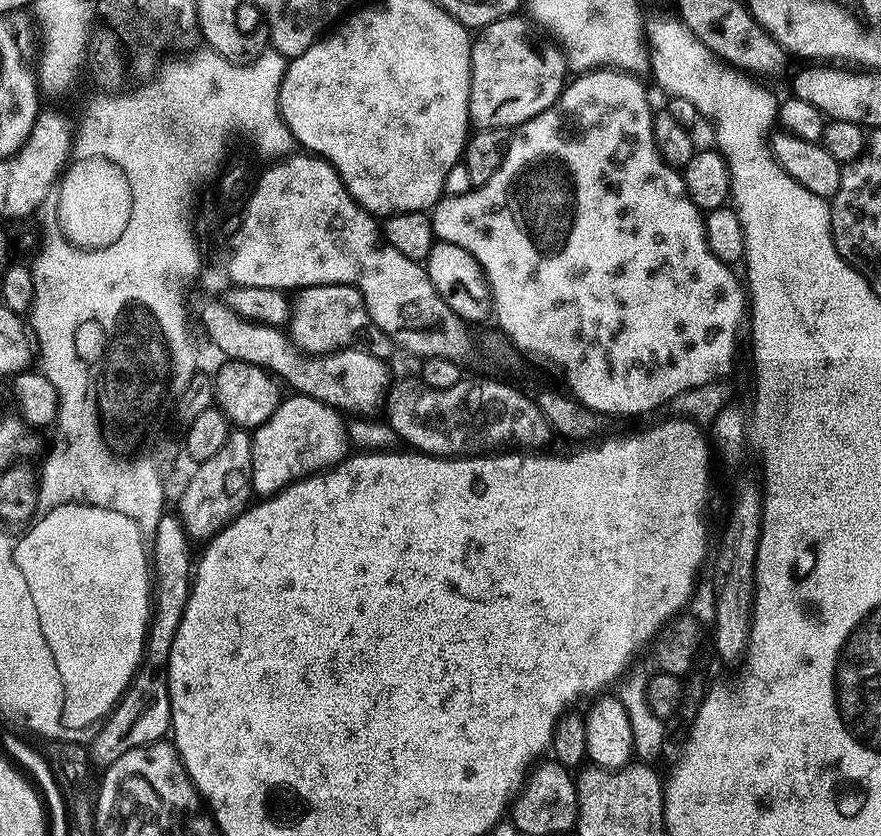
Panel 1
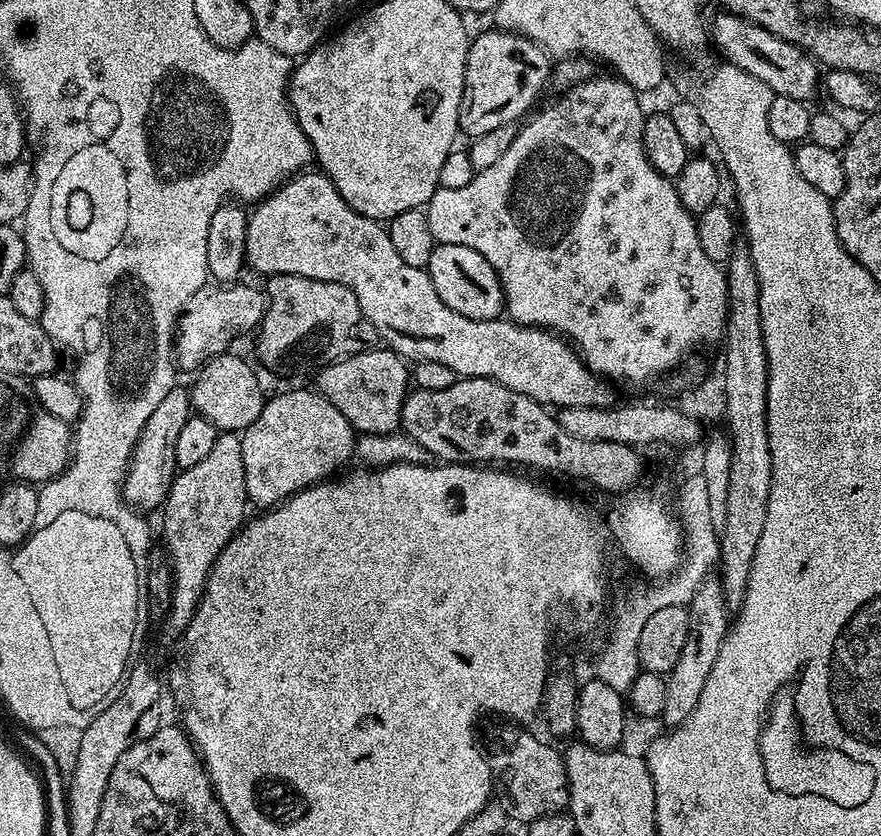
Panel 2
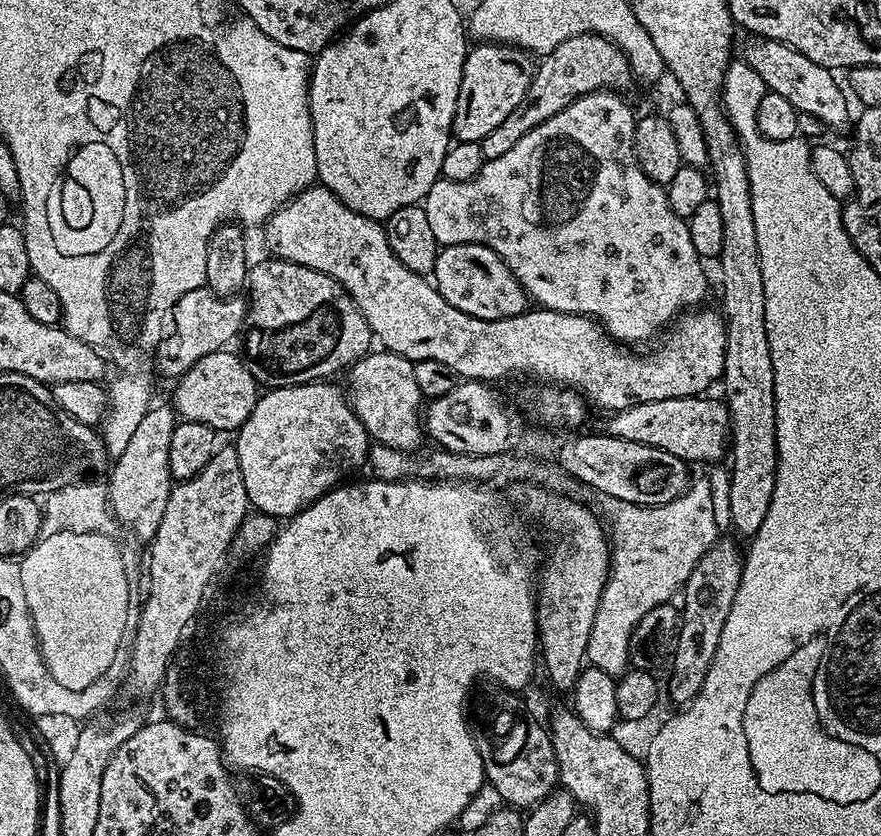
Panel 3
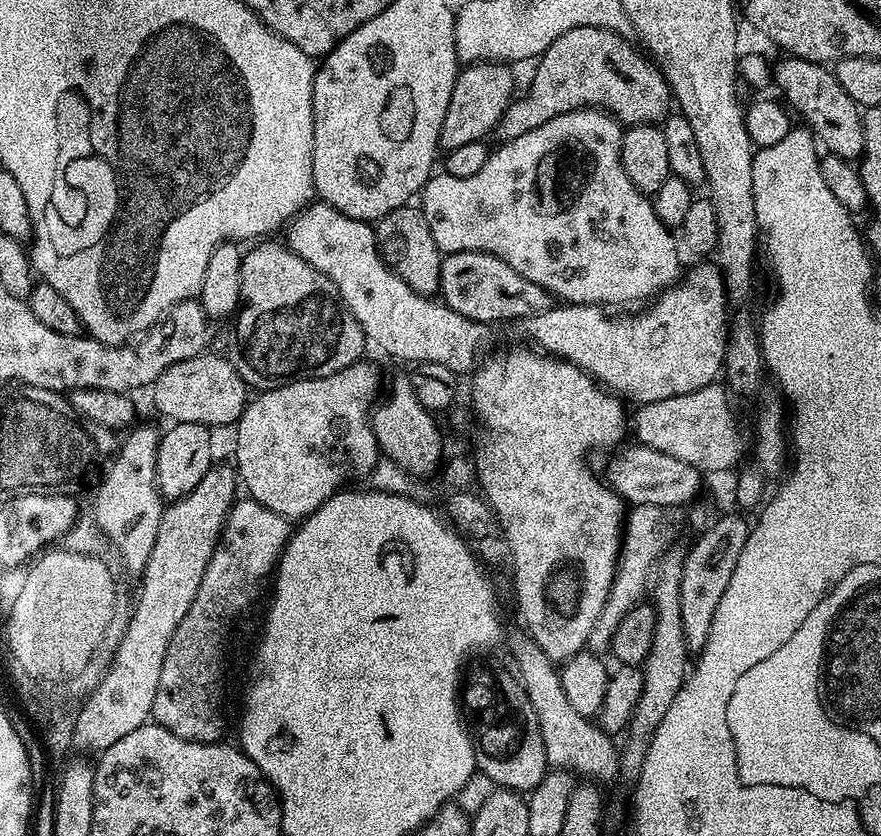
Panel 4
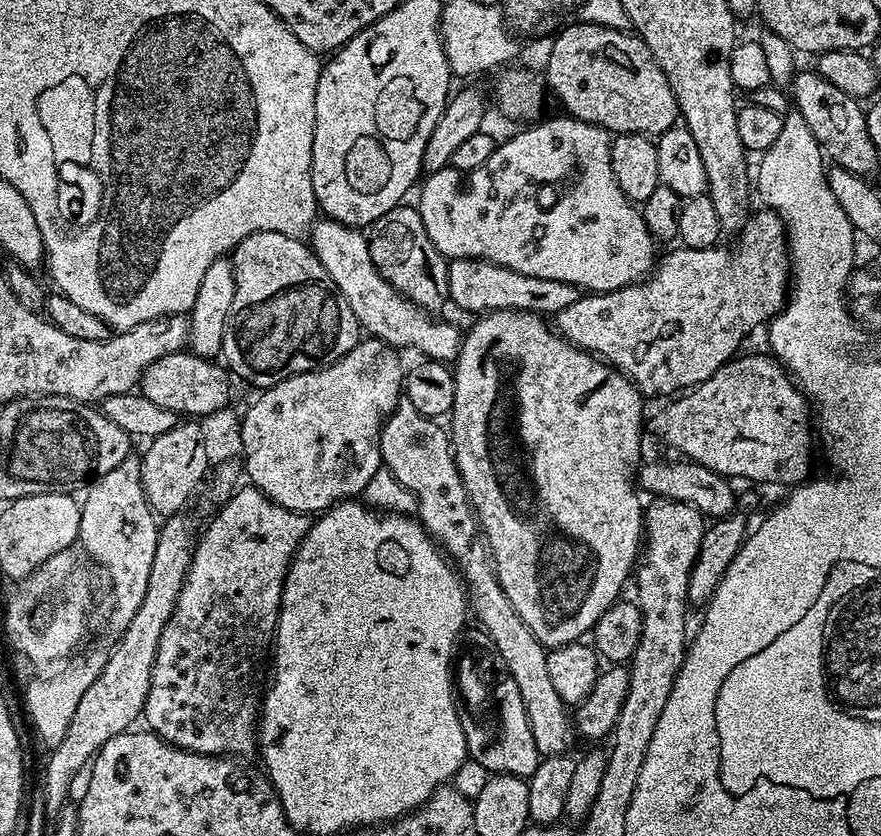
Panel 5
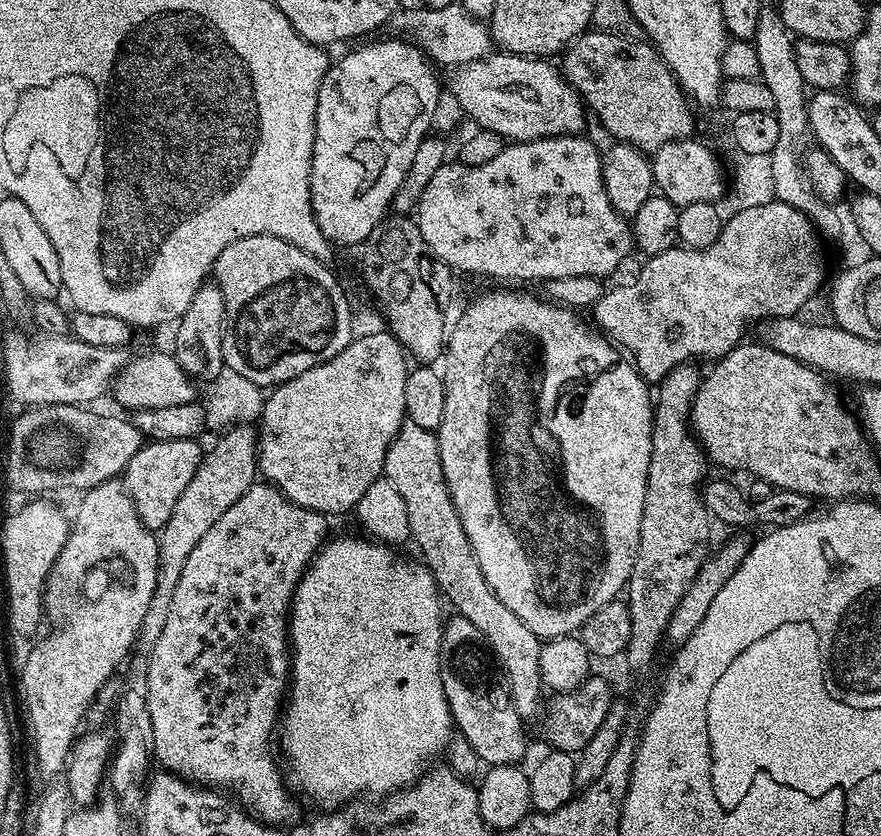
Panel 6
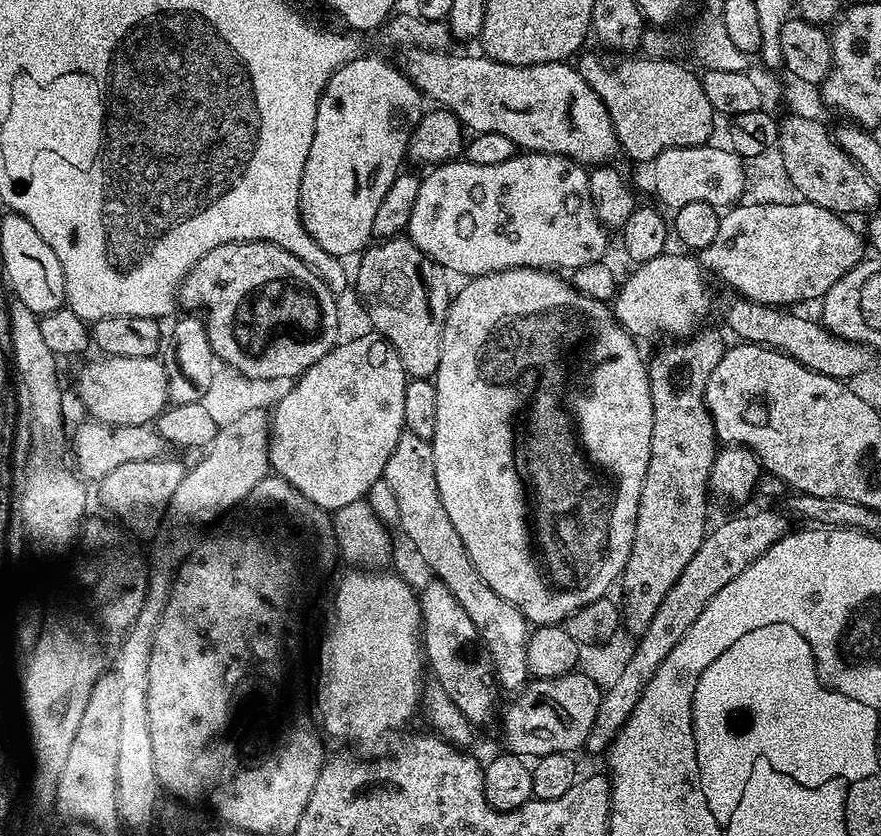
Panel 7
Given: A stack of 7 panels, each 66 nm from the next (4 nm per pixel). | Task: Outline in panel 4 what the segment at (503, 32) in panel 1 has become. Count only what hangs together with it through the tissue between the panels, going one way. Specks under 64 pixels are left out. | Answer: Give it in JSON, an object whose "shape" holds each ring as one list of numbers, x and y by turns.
{"shape":[[500,62,469,63,457,75,454,82,454,90,450,94,450,106,446,106,446,118,442,118,442,130,440,131,440,148,445,153,450,150,458,150,458,146,466,146,466,142,478,142,487,137,487,132,491,133,499,124,504,111,514,99,512,92,512,76,507,72,505,65]]}

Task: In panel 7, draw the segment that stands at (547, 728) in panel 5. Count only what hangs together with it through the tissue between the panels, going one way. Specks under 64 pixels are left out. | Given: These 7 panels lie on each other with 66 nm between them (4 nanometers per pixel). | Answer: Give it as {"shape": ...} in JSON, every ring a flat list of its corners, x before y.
{"shape":[[406,430,401,432,398,446,394,446,394,454,390,454,390,458,386,462,386,470,382,479,390,485,390,490,393,491,394,498,398,501,399,531,404,531,405,538,416,547,417,554,428,563,428,568,432,571,431,575,435,579,441,580,450,590,450,594,454,594,454,598,458,598,458,606,462,606,462,610,466,610,467,616,470,617,470,622,474,622,481,640,488,647,488,652,492,656,492,665,496,668,499,687,503,691,505,688,508,694,519,692,530,679,526,660,526,648,530,635,528,619,510,602,506,602,506,598,494,594,494,590,490,590,490,586,486,586,482,574,478,574,478,570,470,562,470,558,466,554,466,546,462,542,458,530,454,530,454,522,450,522,450,514,446,514,446,510,442,506,442,498,438,494,438,478,434,478,432,441,418,438,418,434,410,434]]}

